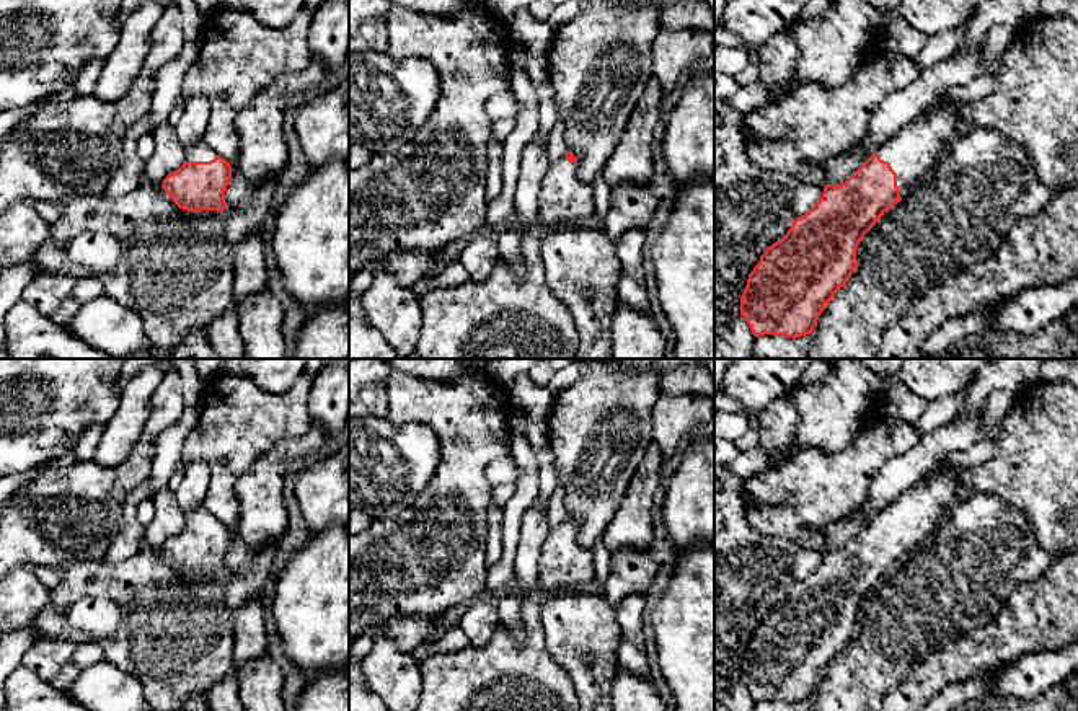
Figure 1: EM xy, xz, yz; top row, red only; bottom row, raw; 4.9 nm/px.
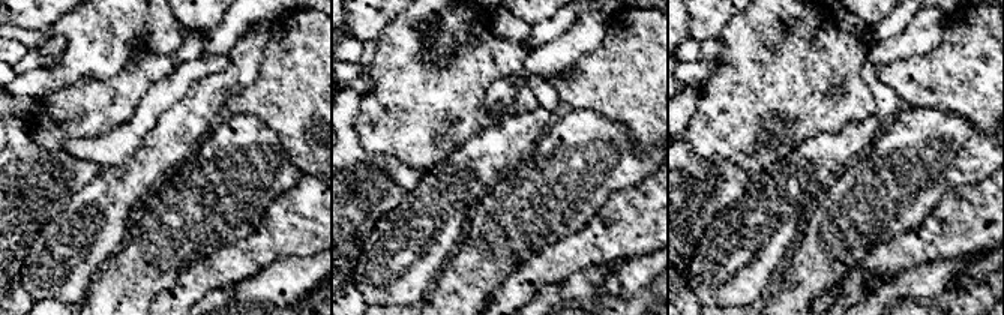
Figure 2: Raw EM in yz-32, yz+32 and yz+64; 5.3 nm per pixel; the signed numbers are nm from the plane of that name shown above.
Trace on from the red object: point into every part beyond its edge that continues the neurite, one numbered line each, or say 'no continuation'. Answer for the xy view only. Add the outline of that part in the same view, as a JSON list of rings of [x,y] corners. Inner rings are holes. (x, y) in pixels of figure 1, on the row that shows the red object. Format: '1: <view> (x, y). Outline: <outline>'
1: xy (198, 152). Outline: [[[204,140],[196,142],[184,148],[184,161],[210,161],[215,158],[215,152],[212,152]]]

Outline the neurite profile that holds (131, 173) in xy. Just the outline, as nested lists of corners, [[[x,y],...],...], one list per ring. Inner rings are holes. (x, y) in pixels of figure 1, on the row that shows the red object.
[[[147,116],[137,121],[126,134],[119,168],[106,188],[111,199],[134,192],[145,181],[145,161],[137,155],[137,140],[150,132]]]

